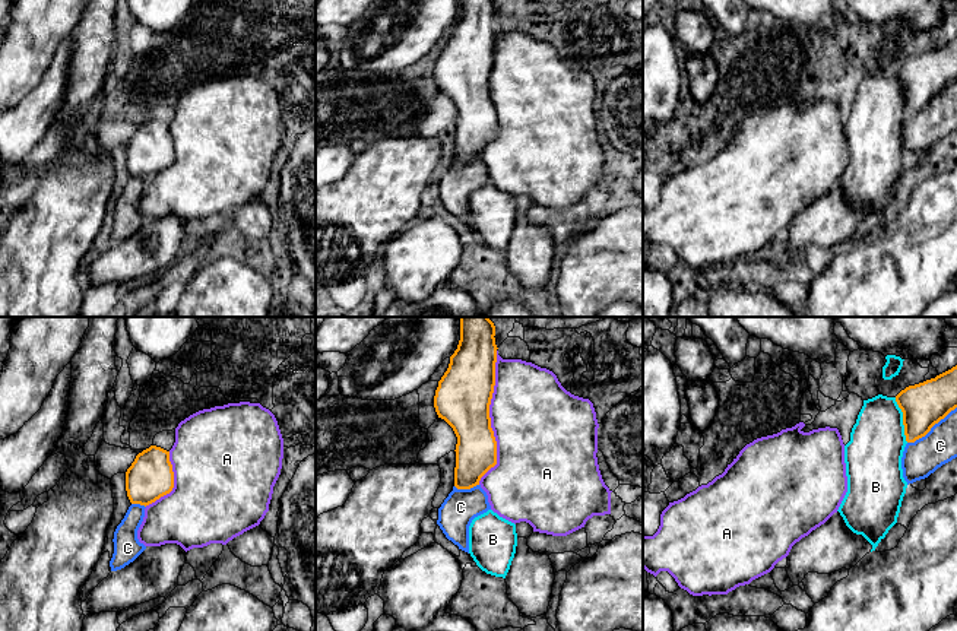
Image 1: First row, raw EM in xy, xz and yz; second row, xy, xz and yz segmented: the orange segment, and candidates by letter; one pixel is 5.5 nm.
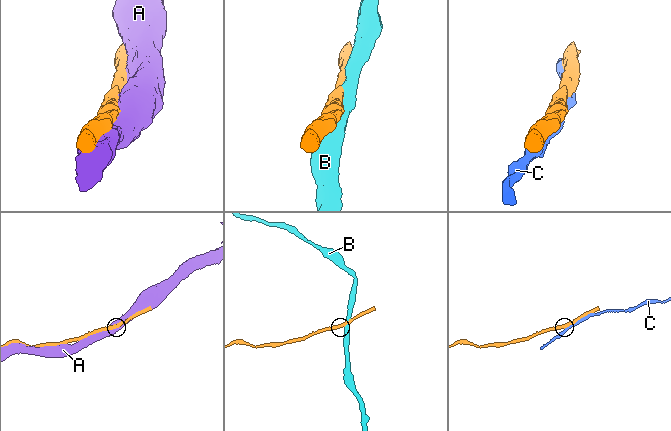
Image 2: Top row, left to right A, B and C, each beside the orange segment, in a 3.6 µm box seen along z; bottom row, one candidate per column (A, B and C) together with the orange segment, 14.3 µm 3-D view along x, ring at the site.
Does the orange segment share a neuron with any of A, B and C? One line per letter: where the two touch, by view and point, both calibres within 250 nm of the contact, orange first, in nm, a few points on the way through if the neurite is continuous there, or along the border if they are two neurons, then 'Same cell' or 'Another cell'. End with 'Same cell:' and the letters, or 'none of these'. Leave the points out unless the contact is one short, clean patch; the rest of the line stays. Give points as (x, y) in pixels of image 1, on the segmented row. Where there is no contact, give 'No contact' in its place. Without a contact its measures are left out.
A: Touches orange at xz (490, 418). Thickness 300 nm (orange) against 480 nm. Same cell
B: Touches orange at yz (903, 419). Thickness 240 nm (orange) against 300 nm. Another cell
C: Touches orange at yz (931, 427). Thickness 240 nm (orange) against 200 nm. Another cell
Same cell: A

